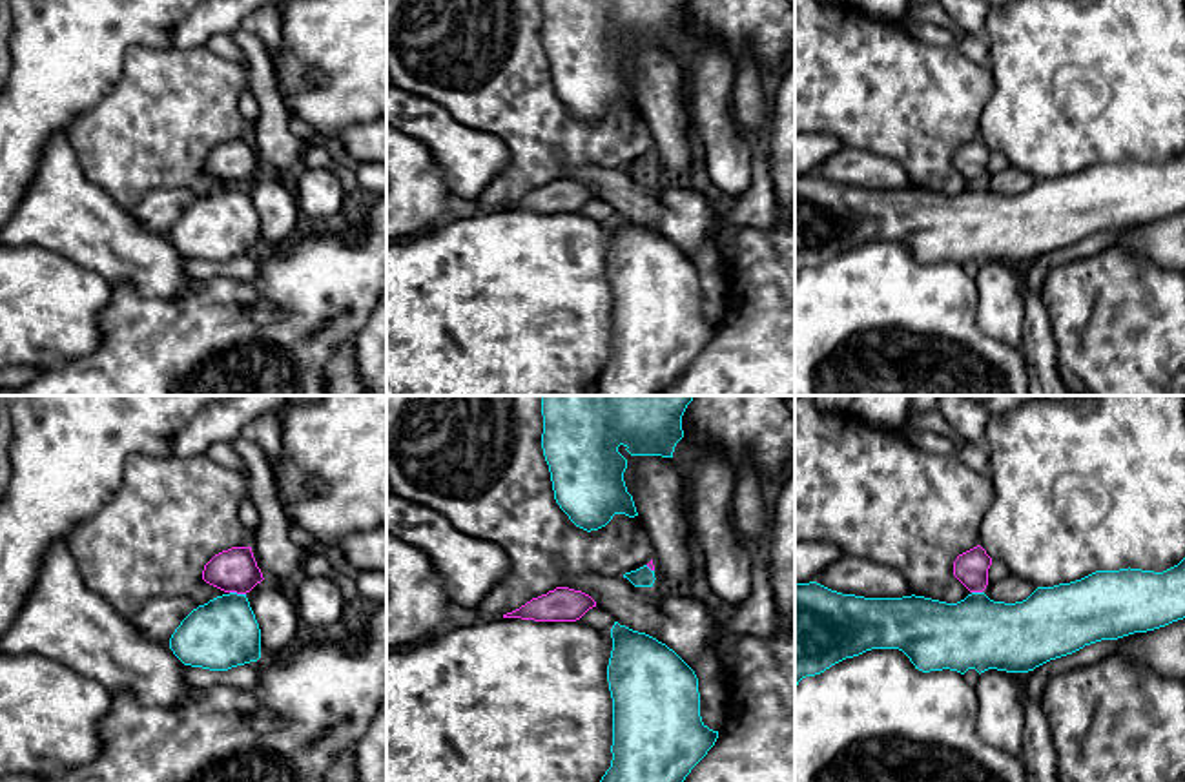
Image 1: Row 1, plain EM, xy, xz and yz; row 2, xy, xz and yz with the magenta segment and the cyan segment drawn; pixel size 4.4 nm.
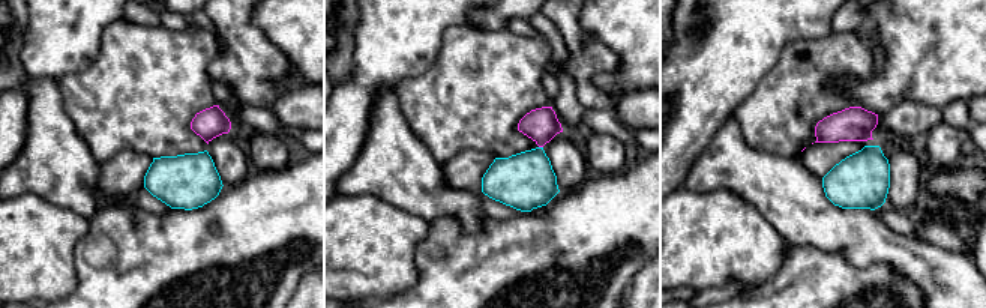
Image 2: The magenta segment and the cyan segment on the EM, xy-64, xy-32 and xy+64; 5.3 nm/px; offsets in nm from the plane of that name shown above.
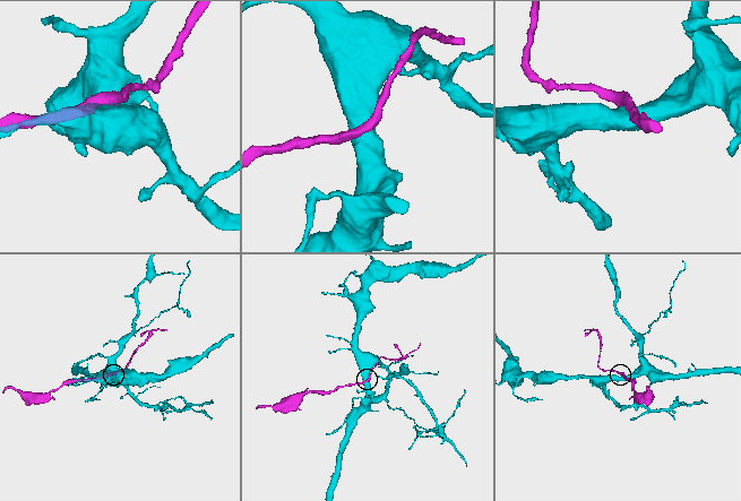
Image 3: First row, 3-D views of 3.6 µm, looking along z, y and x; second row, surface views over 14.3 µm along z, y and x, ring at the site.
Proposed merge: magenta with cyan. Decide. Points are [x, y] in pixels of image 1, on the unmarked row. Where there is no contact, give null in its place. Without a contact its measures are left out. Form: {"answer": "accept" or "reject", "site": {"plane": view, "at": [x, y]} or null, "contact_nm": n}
{"answer": "reject", "site": {"plane": "xy", "at": [237, 185]}, "contact_nm": 70}

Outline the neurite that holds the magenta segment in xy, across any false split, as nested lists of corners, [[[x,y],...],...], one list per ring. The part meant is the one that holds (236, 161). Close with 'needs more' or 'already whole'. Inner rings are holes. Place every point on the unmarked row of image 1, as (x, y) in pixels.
[[[232,139],[204,157],[202,171],[224,184],[246,186],[264,170],[252,139]]] | already whole

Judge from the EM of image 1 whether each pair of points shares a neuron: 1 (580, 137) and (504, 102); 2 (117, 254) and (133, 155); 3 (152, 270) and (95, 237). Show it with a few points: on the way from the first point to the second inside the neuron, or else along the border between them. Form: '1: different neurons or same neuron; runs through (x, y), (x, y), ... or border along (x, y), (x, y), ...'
1: same neuron; runs through (562, 137), (549, 137), (522, 110)
2: different neurons; border along (92, 181), (128, 208)
3: same neuron; runs through (137, 256), (119, 250), (110, 241)

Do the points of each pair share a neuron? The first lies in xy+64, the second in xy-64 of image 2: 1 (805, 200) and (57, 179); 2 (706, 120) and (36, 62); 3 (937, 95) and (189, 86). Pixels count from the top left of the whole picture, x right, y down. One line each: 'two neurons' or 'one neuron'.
1: one neuron
2: one neuron
3: two neurons

